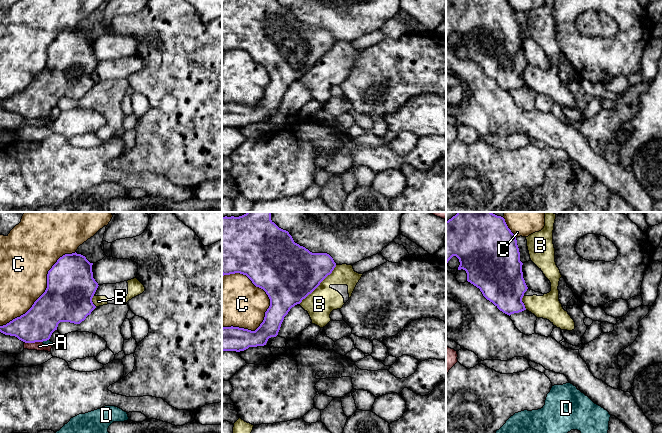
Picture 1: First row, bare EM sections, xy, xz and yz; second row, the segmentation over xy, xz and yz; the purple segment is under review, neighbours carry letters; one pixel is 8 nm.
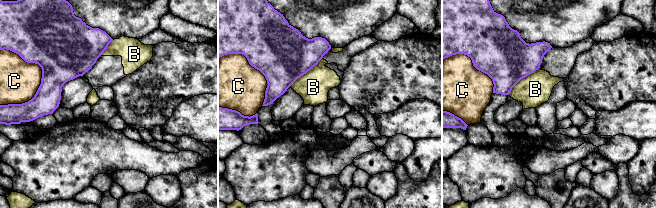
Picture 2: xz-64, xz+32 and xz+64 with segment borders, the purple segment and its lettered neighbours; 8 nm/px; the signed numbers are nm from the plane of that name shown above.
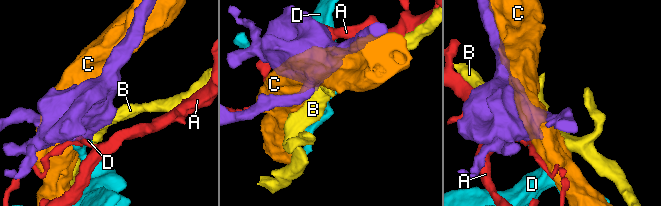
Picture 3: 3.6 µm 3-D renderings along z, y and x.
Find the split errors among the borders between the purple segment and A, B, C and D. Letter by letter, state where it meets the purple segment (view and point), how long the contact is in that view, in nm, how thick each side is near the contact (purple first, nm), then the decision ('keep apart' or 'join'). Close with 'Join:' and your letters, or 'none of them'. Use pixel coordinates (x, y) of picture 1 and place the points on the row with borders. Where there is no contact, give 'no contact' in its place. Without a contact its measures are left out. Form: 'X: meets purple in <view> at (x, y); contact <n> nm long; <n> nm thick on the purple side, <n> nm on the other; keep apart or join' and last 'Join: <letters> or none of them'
A: meets purple in xy at (33, 342); contact 150 nm long; 280 nm thick on the purple side, 80 nm on the other; keep apart
B: meets purple in xz at (318, 285); contact 440 nm long; 460 nm thick on the purple side, 220 nm on the other; keep apart
C: meets purple in xz at (264, 290); contact 500 nm long; 480 nm thick on the purple side, 400 nm on the other; keep apart
D: meets purple in xy at (45, 340); contact 60 nm long; 280 nm thick on the purple side, 50 nm on the other; keep apart
Join: none of them

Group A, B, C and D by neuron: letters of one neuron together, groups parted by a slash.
A / B / C / D

